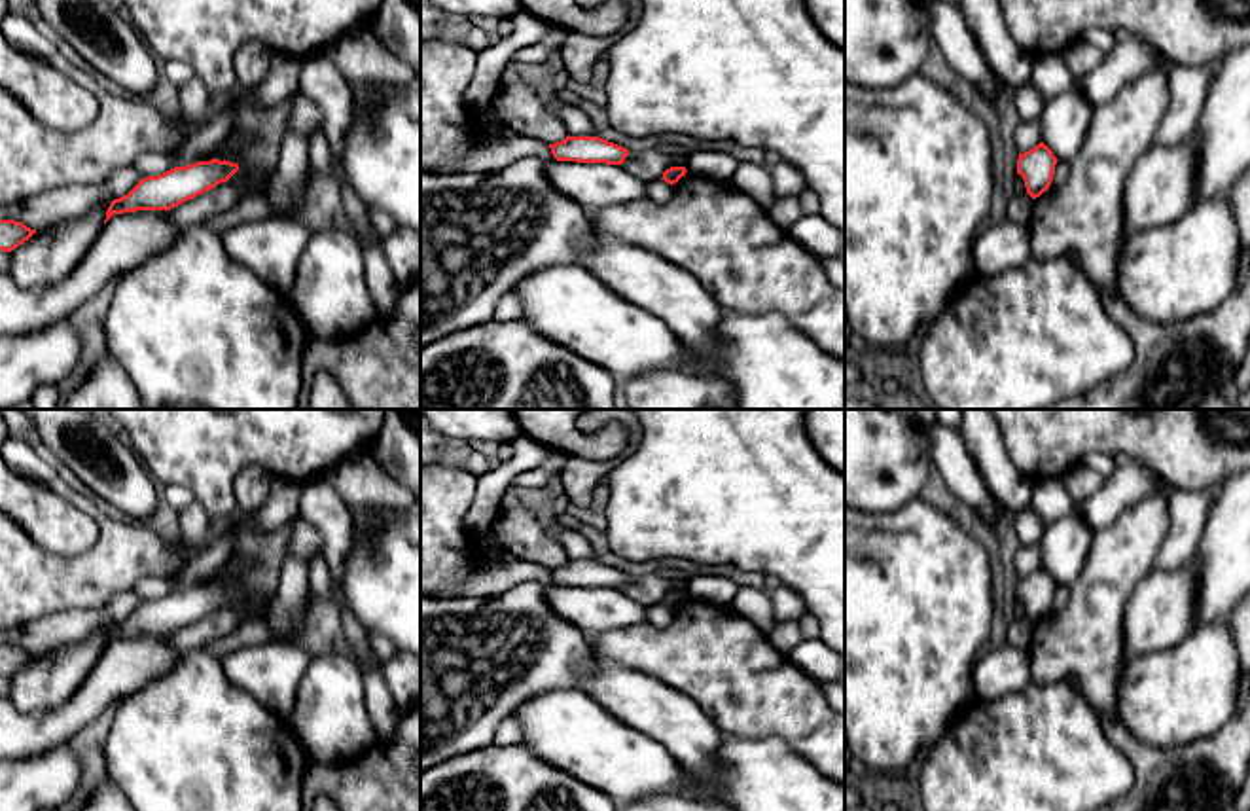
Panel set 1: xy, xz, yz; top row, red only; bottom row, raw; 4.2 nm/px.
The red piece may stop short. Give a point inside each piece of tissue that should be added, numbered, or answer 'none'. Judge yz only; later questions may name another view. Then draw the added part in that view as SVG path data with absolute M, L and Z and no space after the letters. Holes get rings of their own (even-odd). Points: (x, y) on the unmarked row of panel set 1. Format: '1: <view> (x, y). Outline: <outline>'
none

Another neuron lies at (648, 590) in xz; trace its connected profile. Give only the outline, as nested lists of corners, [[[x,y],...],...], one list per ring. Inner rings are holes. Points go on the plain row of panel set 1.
[[[642,574],[629,576],[629,580],[619,591],[650,608],[653,604],[661,604],[663,597],[674,589],[686,591],[686,582],[667,580],[657,574]]]

